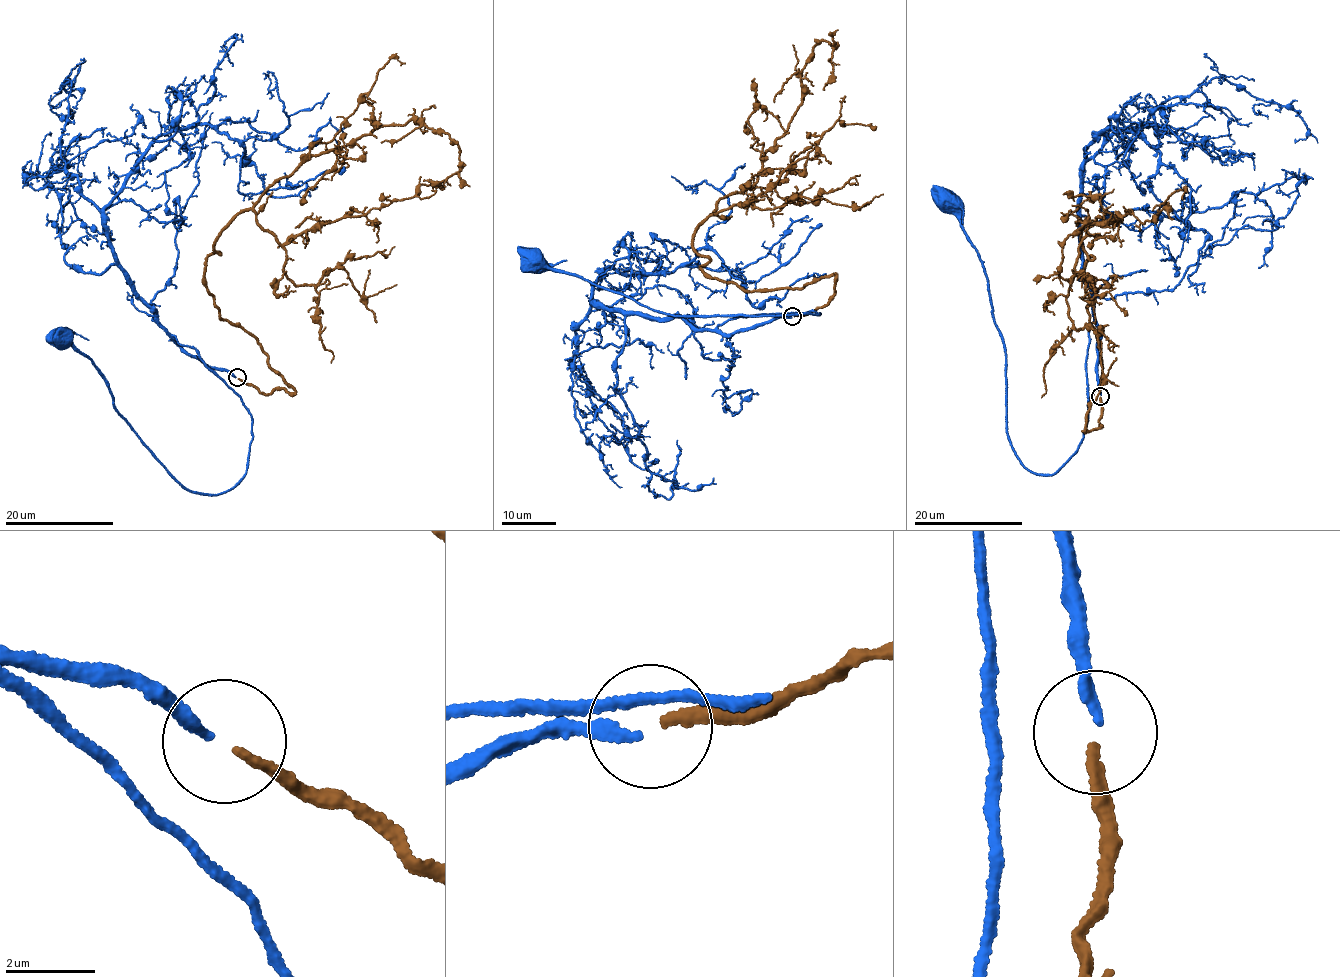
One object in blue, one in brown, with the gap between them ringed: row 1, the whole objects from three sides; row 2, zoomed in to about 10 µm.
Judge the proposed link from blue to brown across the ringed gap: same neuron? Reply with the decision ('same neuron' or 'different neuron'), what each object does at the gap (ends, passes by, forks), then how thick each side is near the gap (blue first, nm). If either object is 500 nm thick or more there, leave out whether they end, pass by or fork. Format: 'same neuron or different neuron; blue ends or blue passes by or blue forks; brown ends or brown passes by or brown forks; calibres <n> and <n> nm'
same neuron; blue ends; brown ends; calibres 240 and 240 nm

